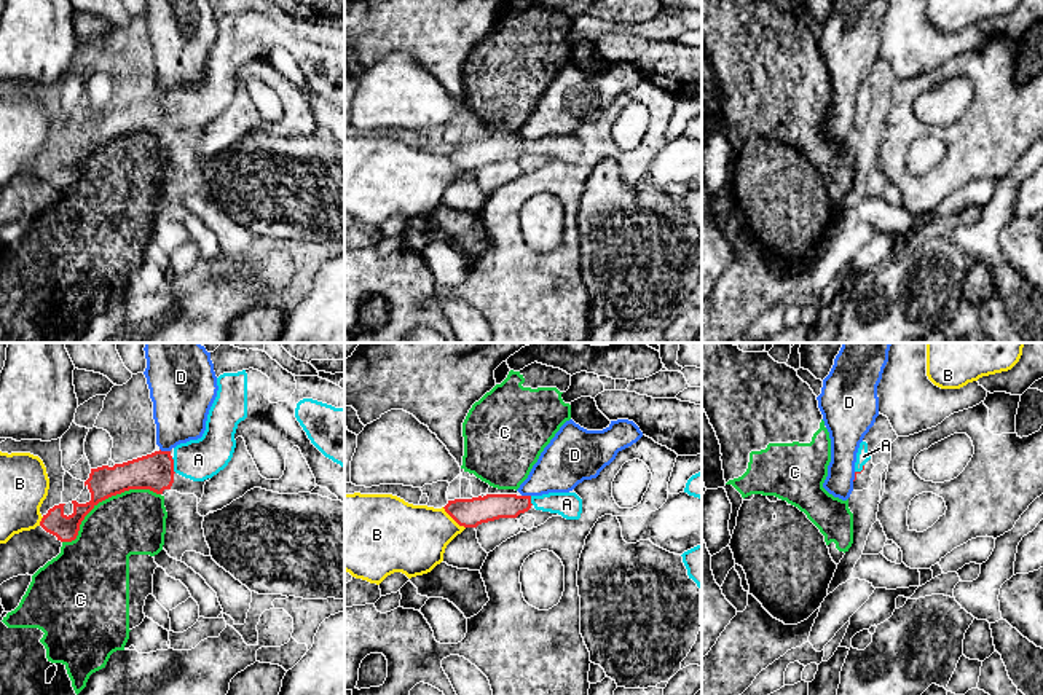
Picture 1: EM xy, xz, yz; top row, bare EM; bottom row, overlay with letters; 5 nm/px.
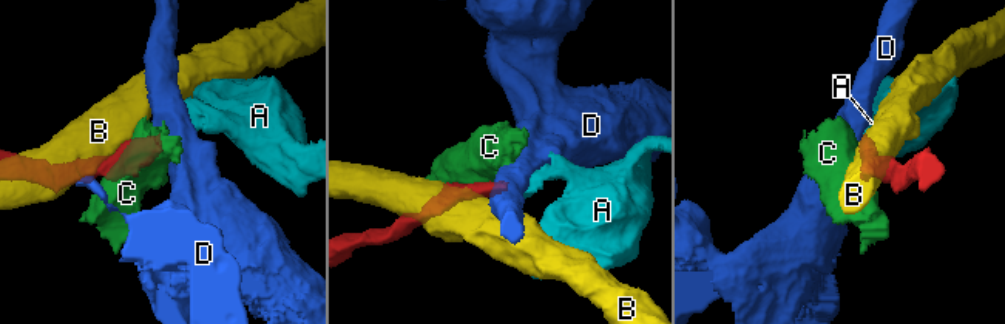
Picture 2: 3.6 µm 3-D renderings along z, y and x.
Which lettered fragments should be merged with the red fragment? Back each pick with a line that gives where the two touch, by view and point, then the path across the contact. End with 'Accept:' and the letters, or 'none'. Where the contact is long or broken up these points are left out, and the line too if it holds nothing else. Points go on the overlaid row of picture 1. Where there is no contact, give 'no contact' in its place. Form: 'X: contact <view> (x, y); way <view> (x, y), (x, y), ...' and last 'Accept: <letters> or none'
A: contact xy (173, 466); way xy (155, 472), (161, 466), (173, 466), (198, 459)
Accept: A

